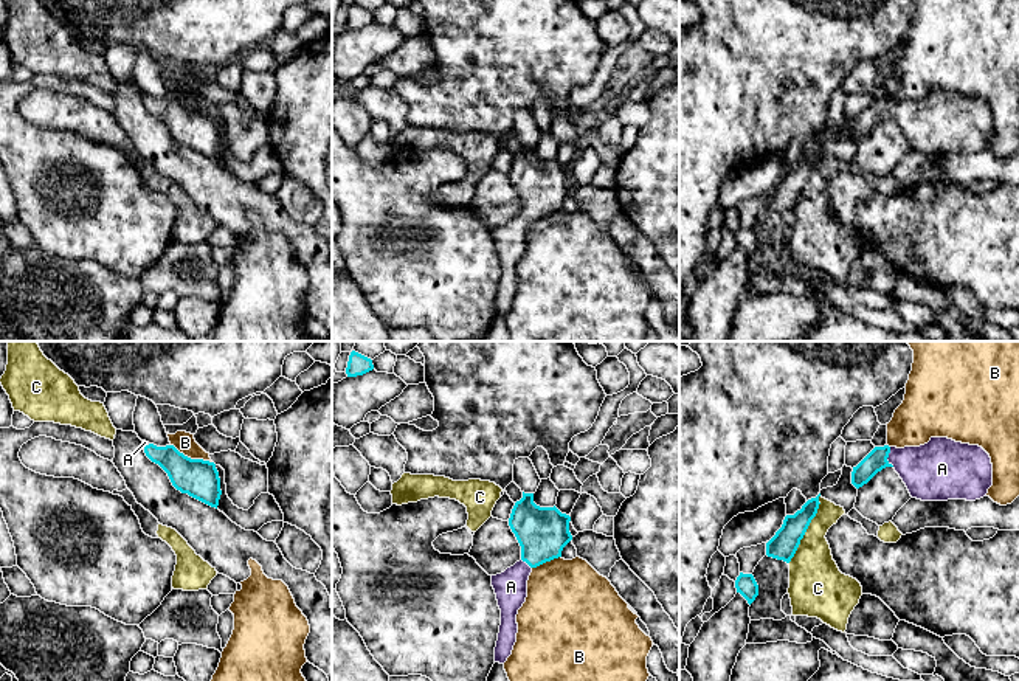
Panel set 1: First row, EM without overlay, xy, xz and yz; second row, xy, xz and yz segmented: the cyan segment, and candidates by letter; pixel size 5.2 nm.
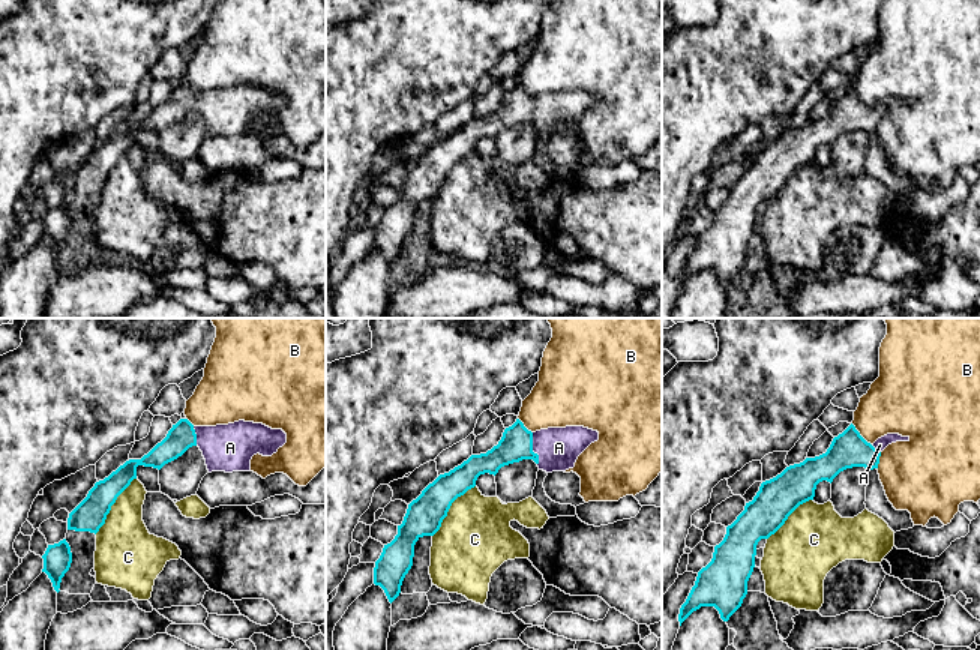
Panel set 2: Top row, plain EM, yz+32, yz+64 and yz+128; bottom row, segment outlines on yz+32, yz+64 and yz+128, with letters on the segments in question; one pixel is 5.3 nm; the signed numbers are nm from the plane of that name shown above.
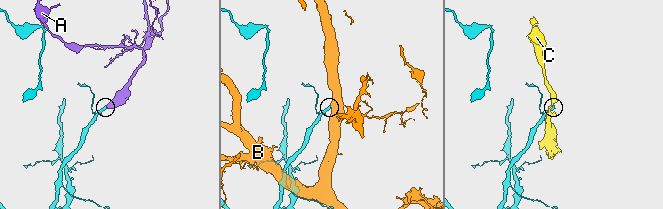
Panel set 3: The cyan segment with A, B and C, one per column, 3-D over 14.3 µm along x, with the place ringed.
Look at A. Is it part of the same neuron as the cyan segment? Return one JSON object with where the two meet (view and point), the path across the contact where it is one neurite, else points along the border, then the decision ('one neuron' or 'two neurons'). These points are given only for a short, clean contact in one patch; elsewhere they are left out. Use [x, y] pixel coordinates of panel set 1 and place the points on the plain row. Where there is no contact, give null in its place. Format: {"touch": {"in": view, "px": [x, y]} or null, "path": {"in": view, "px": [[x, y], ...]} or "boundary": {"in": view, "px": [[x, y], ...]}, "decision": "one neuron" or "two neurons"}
{"touch": {"in": "yz", "px": [887, 109]}, "decision": "one neuron"}

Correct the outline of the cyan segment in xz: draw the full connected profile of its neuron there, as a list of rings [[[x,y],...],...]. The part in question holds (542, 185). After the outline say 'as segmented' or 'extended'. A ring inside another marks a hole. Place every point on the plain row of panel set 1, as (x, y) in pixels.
[[[534,146],[515,155],[509,178],[521,199],[521,213],[504,225],[492,228],[492,239],[501,262],[501,278],[495,299],[495,315],[504,316],[516,295],[516,267],[527,250],[527,233],[534,220],[561,209],[572,192],[571,169],[554,160],[540,160]]]; extended

